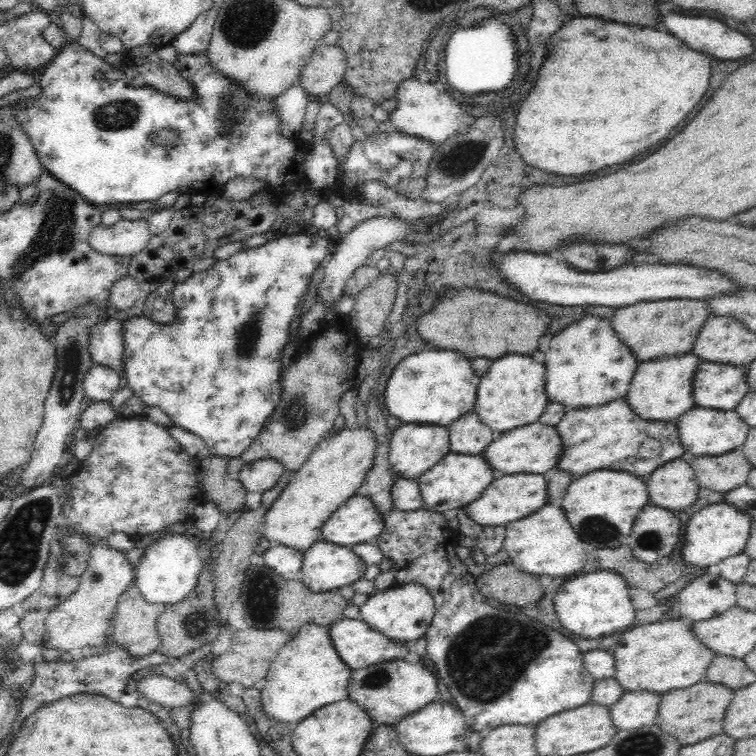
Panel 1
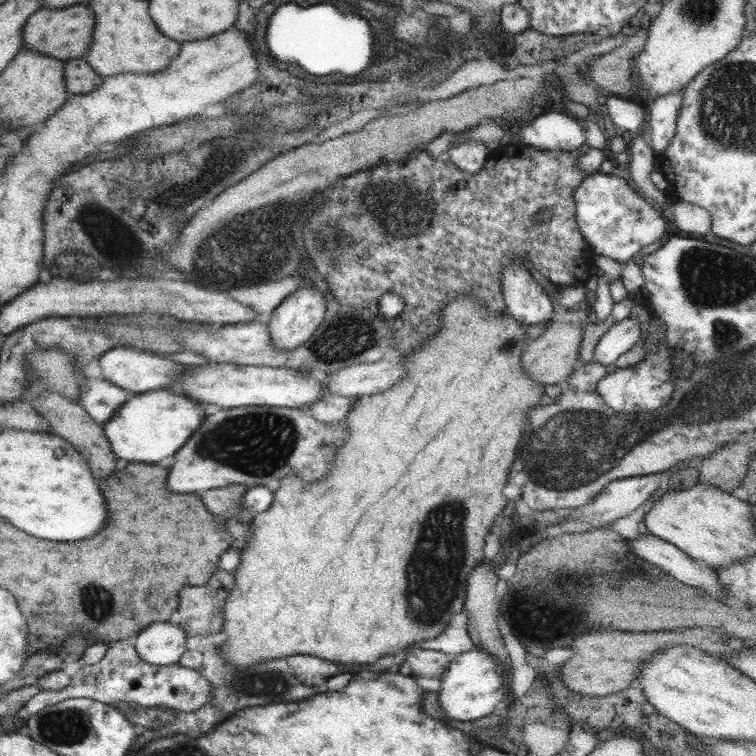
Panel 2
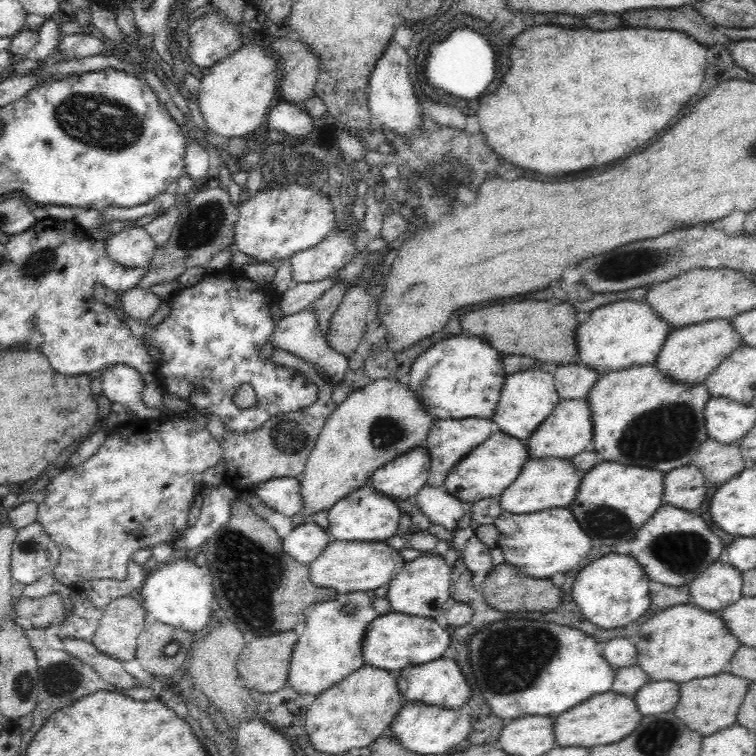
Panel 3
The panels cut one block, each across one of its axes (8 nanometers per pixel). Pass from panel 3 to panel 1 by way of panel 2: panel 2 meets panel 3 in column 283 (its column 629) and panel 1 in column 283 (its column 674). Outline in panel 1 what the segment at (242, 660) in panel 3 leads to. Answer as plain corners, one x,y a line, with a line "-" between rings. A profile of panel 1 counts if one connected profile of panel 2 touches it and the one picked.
248,628
234,634
230,648
222,656
214,656
210,661
211,672
222,683
239,682
243,688
258,687
264,680
269,666
278,651
290,640
291,636
282,629

